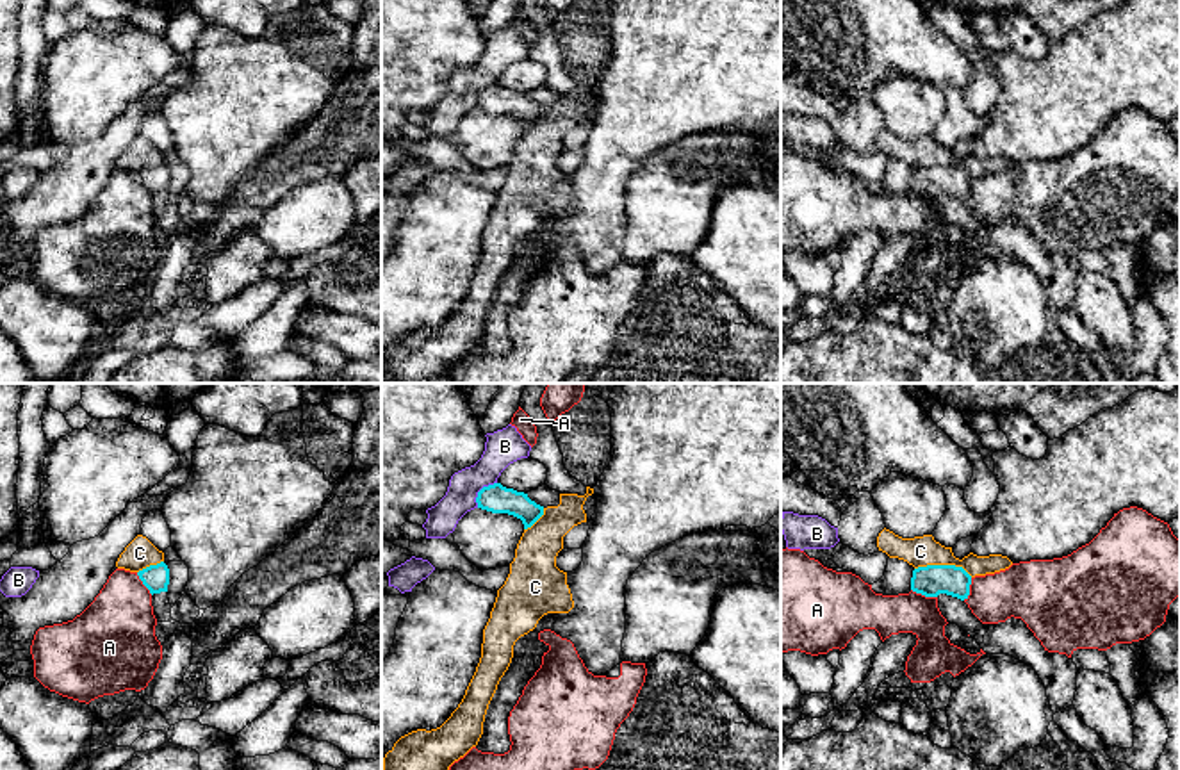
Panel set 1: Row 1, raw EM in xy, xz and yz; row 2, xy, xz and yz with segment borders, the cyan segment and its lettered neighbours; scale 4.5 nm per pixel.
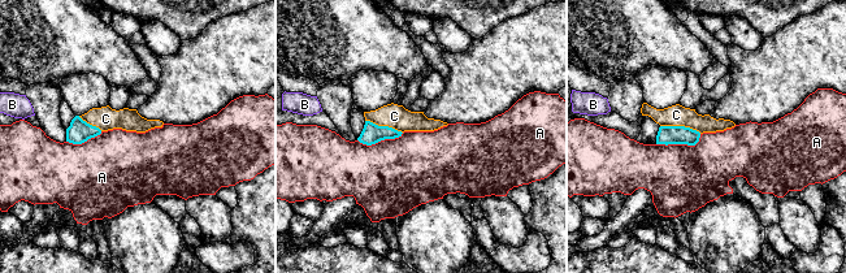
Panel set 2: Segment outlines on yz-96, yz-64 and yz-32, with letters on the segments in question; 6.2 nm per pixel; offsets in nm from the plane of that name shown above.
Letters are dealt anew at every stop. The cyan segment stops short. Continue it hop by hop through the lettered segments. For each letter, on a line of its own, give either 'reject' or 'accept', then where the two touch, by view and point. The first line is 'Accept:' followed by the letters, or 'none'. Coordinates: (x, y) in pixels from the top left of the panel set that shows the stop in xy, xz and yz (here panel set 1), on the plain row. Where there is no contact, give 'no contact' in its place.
Accept: none
A: reject; meets cyan in yz at (924, 195)
B: reject; meets cyan in xz at (480, 91)
C: reject; meets cyan in yz at (943, 166)

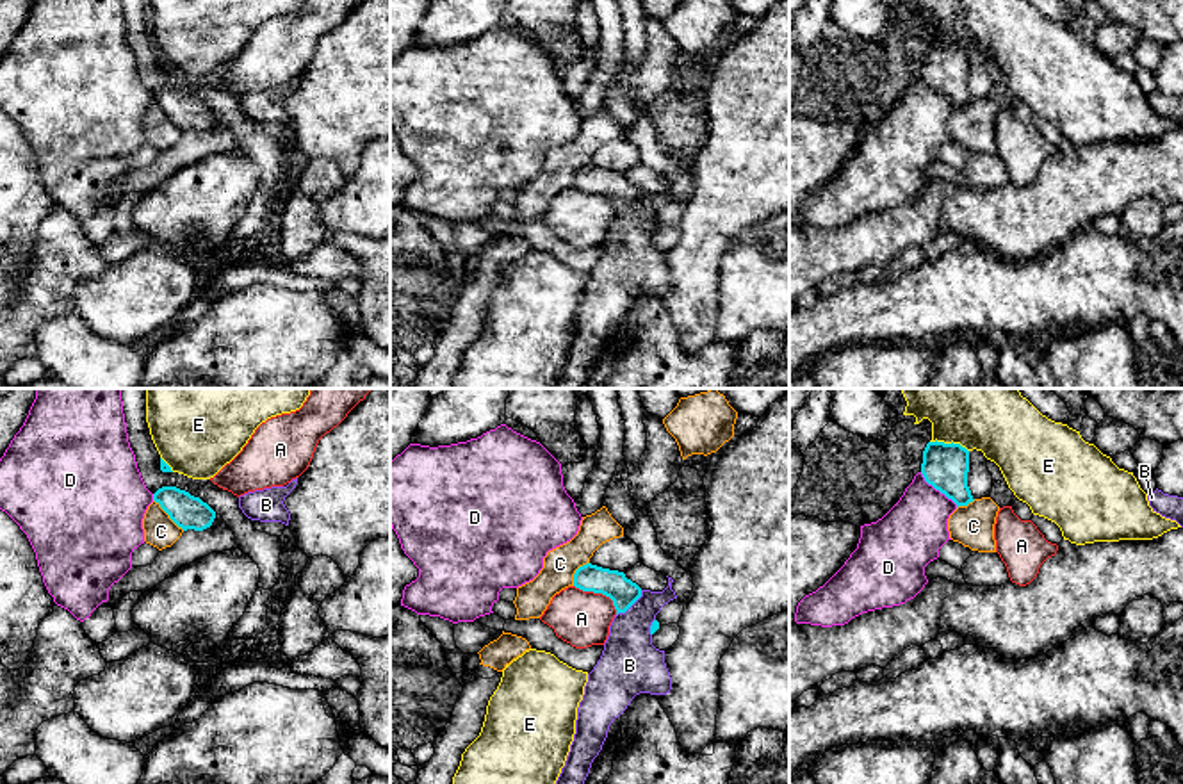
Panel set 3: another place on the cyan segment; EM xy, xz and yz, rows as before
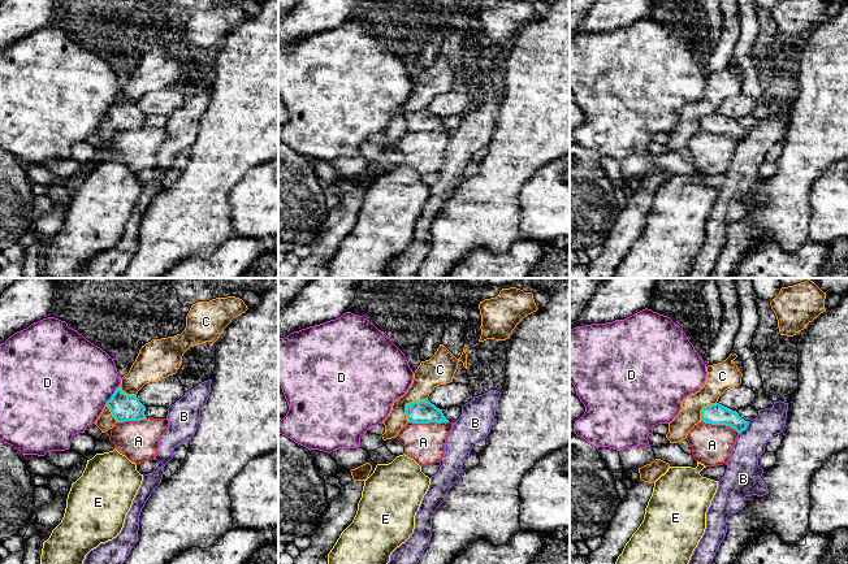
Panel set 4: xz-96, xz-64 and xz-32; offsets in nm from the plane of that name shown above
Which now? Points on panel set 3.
Accept: none
A: reject; meets cyan in xz at (599, 193)
B: reject; meets cyan in xz at (631, 205)
C: reject; meets cyan in xy at (168, 114)
D: reject; meets cyan in yz at (938, 89)
E: reject; meets cyan in yz at (952, 43)

